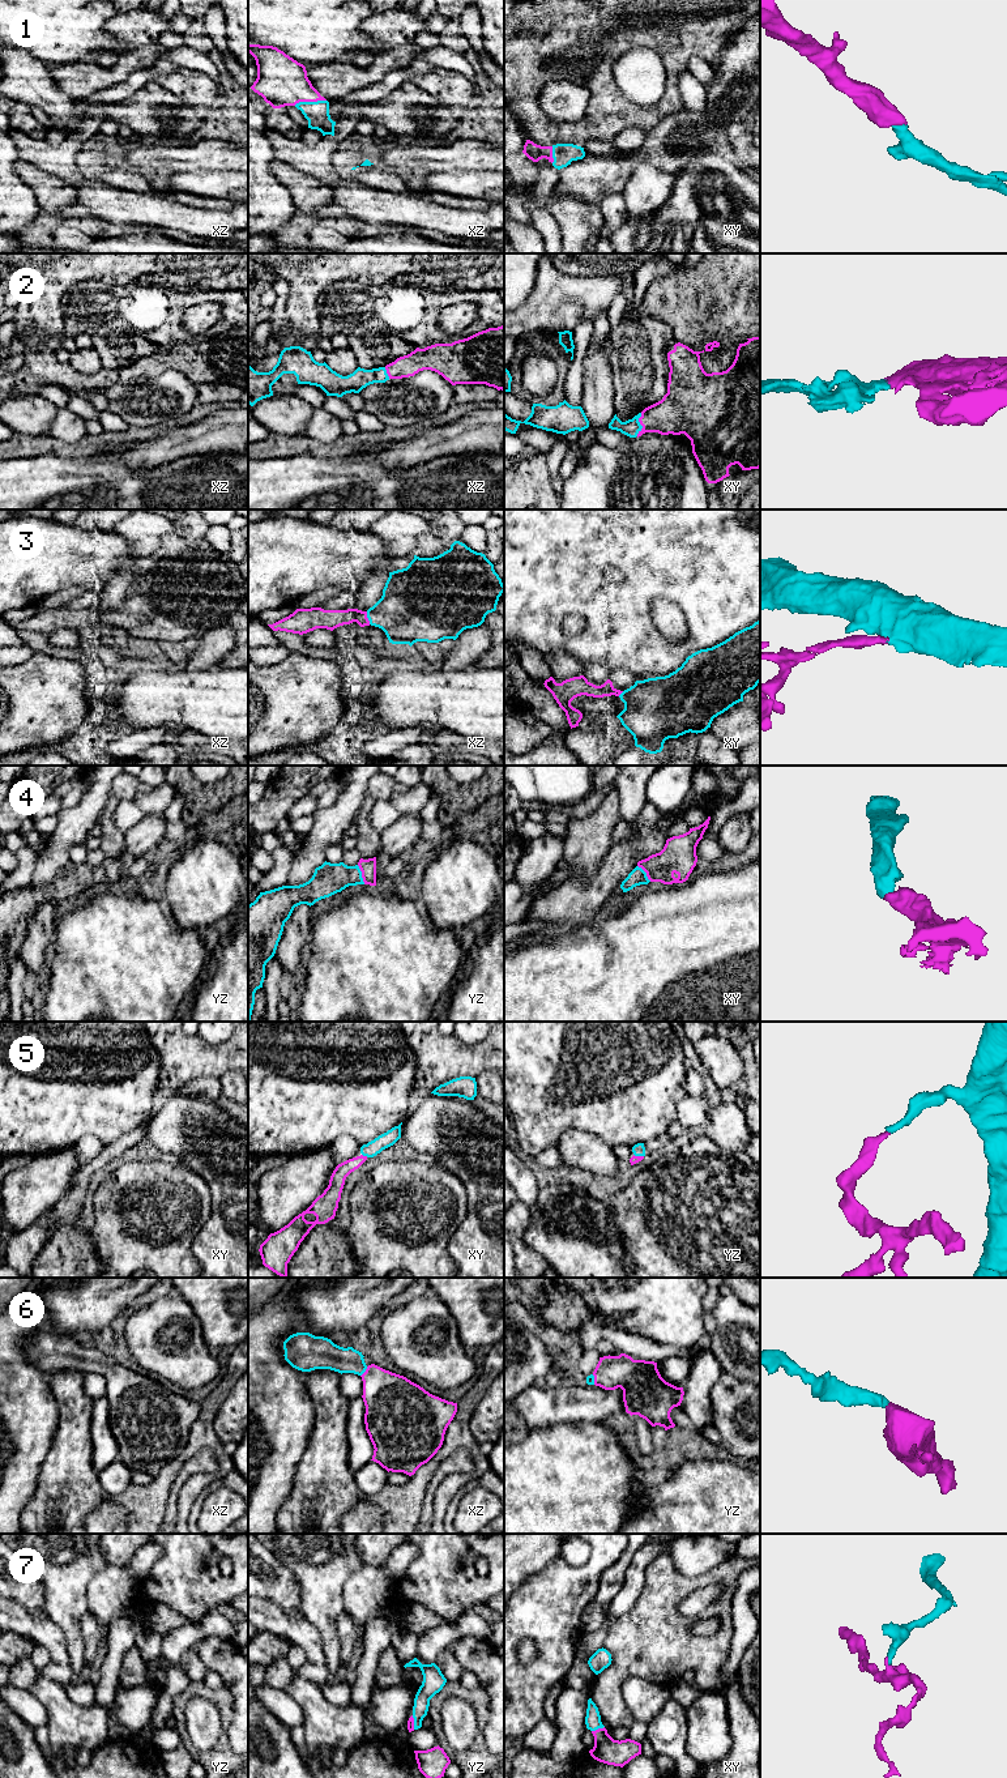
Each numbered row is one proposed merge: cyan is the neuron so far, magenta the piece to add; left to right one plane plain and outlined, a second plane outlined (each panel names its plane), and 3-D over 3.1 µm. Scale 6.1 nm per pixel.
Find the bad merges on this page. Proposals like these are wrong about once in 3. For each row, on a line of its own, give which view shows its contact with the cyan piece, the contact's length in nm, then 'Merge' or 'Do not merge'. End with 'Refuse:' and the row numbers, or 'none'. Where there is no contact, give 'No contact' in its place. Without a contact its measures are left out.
1: Touches cyan in xz. Shared border 200 nm. Merge
2: Touches cyan in xy. Shared border 150 nm. Merge
3: Touches cyan in xz. Shared border 80 nm. Merge
4: Touches cyan in yz. Shared border 130 nm. Merge
5: Touches cyan in xy. Shared border 40 nm. Merge
6: Touches cyan in xz. Shared border 80 nm. Merge
7: Touches cyan in xy. Shared border 90 nm. Merge
Refuse: none

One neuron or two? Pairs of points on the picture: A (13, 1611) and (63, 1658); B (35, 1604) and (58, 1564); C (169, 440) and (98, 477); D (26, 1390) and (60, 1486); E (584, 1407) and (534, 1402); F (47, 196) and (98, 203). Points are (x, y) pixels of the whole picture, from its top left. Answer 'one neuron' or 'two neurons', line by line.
A: one neuron
B: two neurons
C: two neurons
D: two neurons
E: one neuron
F: two neurons

